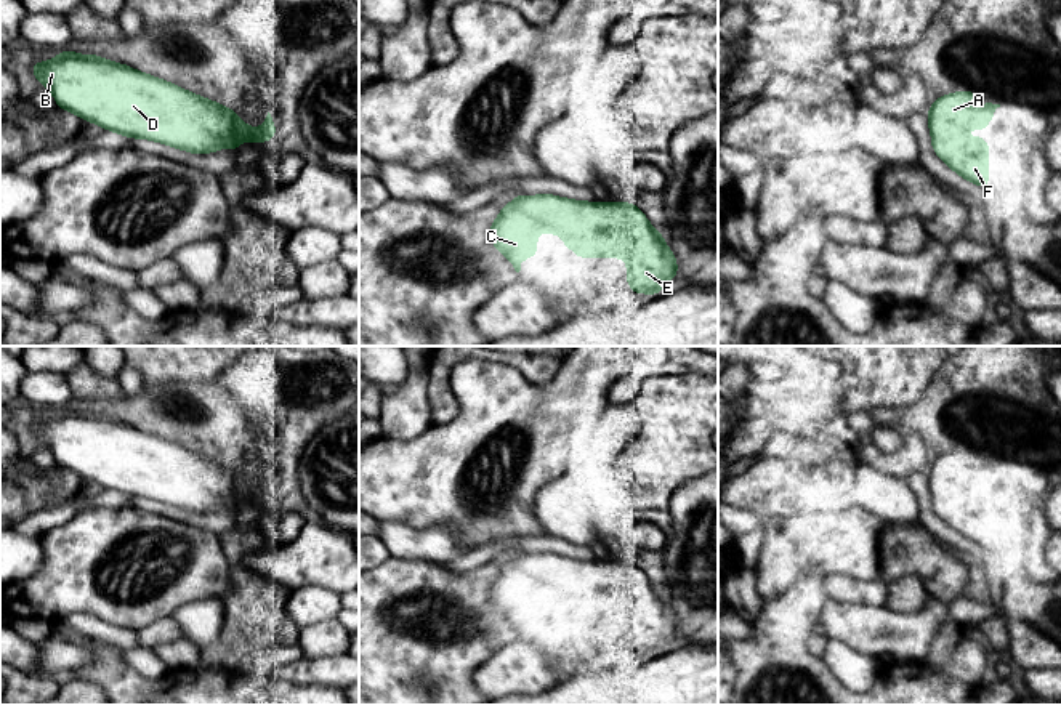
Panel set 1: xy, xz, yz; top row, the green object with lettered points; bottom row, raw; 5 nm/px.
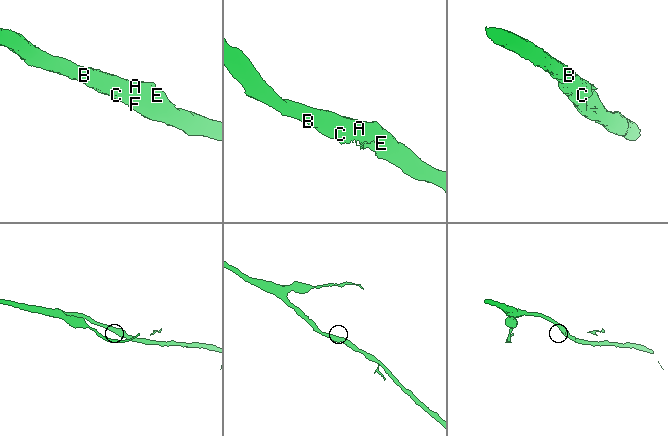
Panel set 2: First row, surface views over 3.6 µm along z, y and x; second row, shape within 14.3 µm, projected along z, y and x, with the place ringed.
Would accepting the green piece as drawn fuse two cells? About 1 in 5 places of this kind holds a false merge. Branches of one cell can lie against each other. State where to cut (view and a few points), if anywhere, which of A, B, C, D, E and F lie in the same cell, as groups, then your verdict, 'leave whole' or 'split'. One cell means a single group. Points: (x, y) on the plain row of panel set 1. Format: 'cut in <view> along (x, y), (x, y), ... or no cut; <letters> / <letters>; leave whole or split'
no cut; A B C D E F; leave whole

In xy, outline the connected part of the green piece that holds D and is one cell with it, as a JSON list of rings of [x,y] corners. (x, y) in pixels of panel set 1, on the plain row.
[[[61,410],[54,418],[34,423],[30,431],[51,450],[58,466],[122,495],[151,498],[191,513],[210,513],[223,506],[237,513],[242,498],[256,503],[276,498],[276,482],[269,471],[260,487],[252,487],[237,476],[237,469],[96,413]]]

